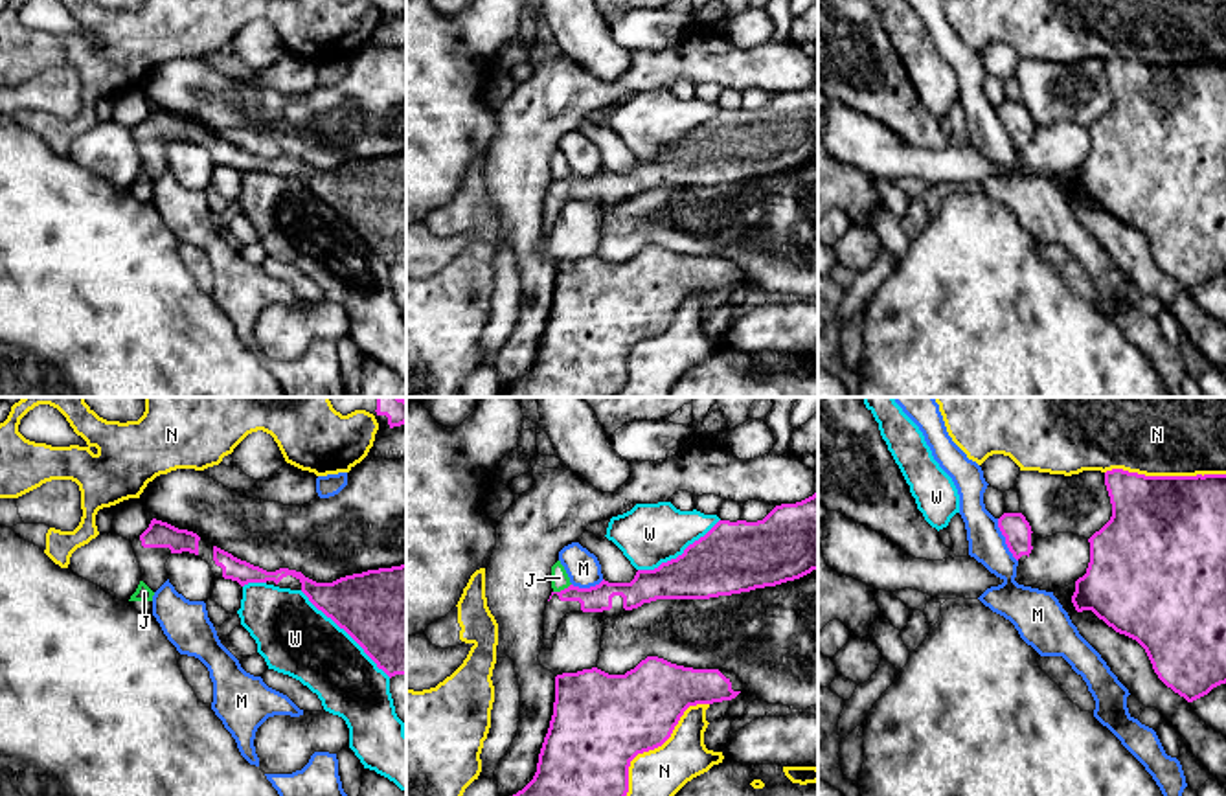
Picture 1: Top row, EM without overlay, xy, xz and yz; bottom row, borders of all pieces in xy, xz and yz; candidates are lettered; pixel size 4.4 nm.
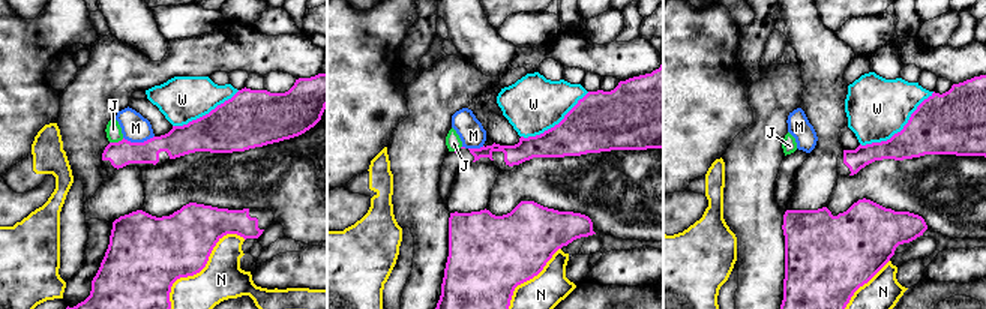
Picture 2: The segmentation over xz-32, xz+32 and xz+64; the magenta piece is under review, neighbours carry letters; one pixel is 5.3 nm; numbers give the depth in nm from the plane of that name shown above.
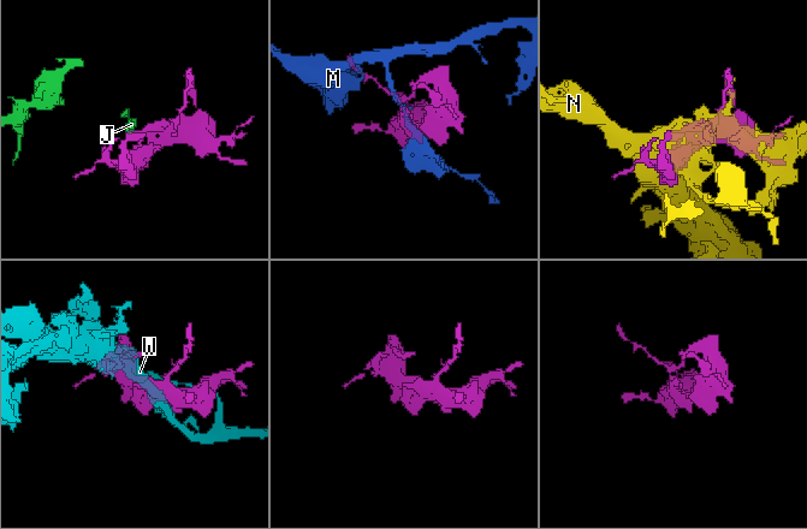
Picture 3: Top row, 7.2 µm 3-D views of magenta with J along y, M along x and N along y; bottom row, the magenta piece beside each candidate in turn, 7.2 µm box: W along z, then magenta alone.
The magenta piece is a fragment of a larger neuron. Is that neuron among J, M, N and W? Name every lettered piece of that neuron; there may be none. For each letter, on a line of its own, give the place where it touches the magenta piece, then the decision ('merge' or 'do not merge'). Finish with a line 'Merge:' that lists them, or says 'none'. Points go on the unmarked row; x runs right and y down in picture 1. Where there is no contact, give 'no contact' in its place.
J: meets magenta in xz at (561, 179); do not merge
M: meets magenta in yz at (1006, 129); do not merge
N: meets magenta in xz at (649, 337); do not merge
W: meets magenta in xy at (346, 219); do not merge
Merge: none

